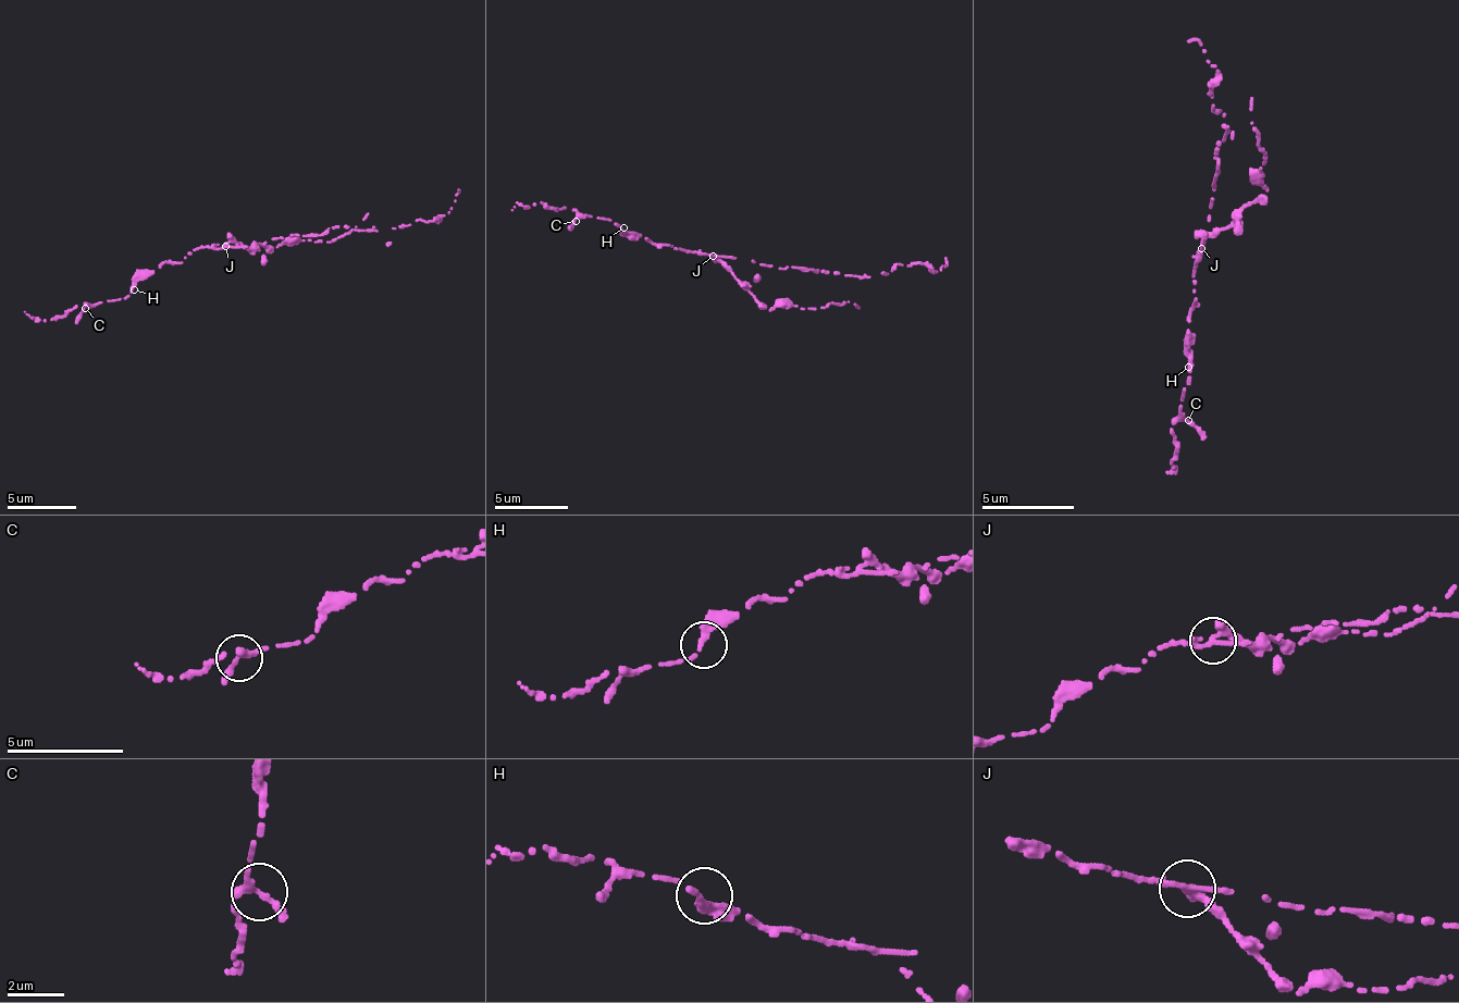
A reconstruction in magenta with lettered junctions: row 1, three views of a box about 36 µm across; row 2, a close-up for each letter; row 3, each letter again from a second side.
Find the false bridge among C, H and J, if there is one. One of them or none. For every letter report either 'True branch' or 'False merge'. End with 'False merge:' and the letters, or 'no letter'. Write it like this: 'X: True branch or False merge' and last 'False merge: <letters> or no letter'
C: True branch
H: True branch
J: False merge
False merge: J

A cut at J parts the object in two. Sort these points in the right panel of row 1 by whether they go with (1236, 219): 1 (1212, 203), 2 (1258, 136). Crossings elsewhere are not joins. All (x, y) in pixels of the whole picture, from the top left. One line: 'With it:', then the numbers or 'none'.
With it: 2

